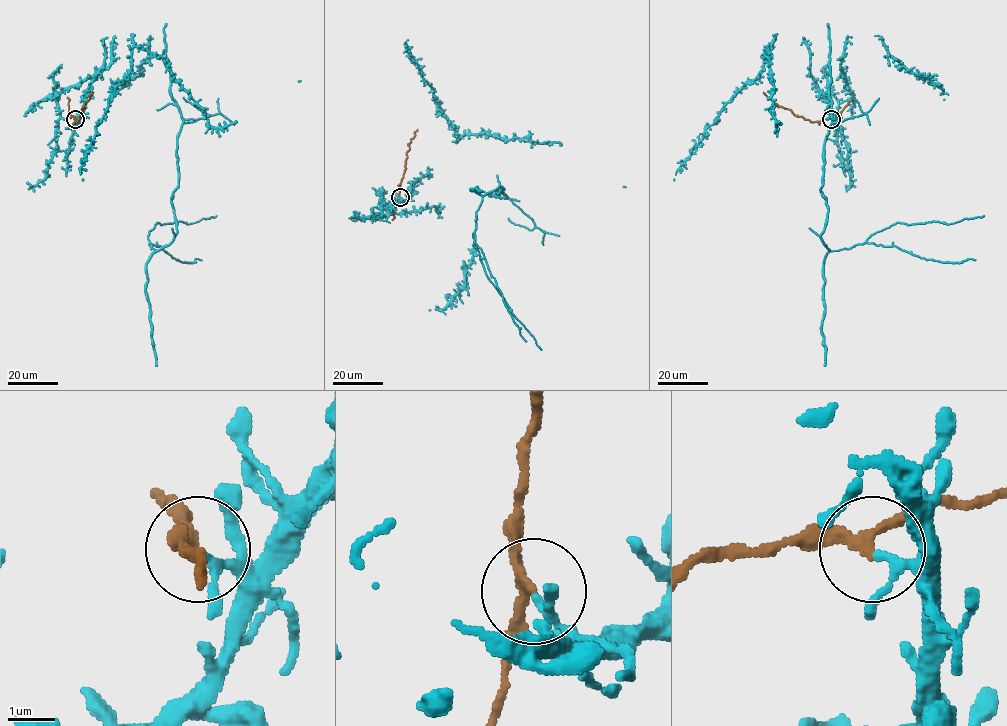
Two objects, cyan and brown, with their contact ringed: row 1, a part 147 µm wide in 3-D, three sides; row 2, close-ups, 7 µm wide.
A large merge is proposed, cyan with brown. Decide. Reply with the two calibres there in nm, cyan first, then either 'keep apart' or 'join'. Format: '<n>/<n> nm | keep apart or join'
140/200 nm | keep apart

